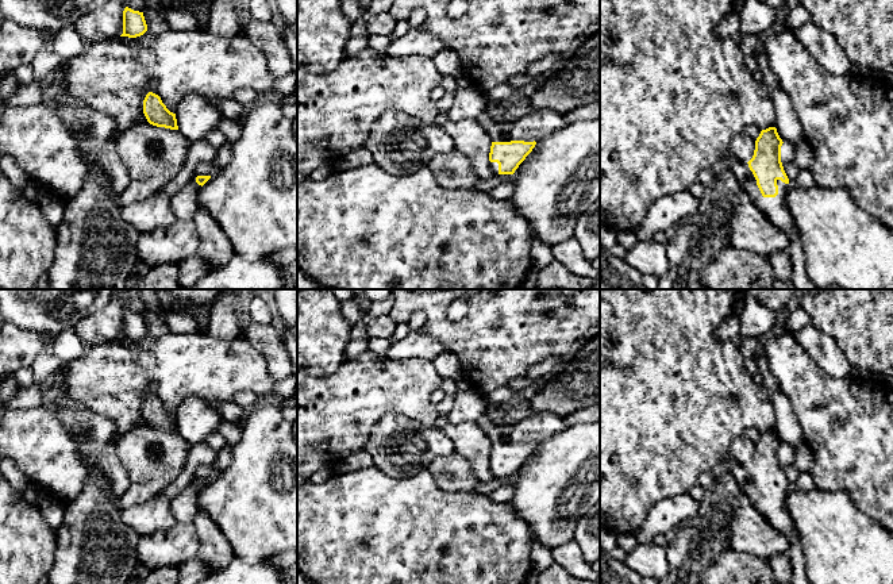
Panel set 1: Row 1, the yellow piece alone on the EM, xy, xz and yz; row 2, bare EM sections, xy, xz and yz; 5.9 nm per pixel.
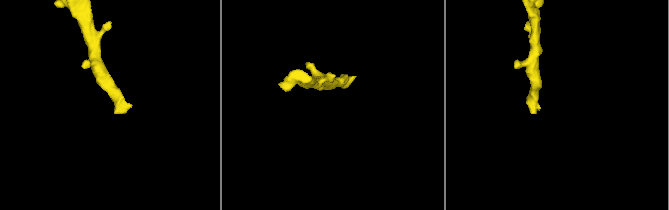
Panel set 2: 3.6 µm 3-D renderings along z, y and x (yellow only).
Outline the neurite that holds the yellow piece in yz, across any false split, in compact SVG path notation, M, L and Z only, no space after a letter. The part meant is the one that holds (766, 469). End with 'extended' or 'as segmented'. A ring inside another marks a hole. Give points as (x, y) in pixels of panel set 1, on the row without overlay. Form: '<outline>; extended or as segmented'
M775 430L762 433L755 443L754 458L748 465L731 462L731 473L750 504L765 516L773 529L789 538L786 557L790 561L792 584L812 584L805 573L801 539L794 522L785 508L789 481L781 465L781 449Z; extended

